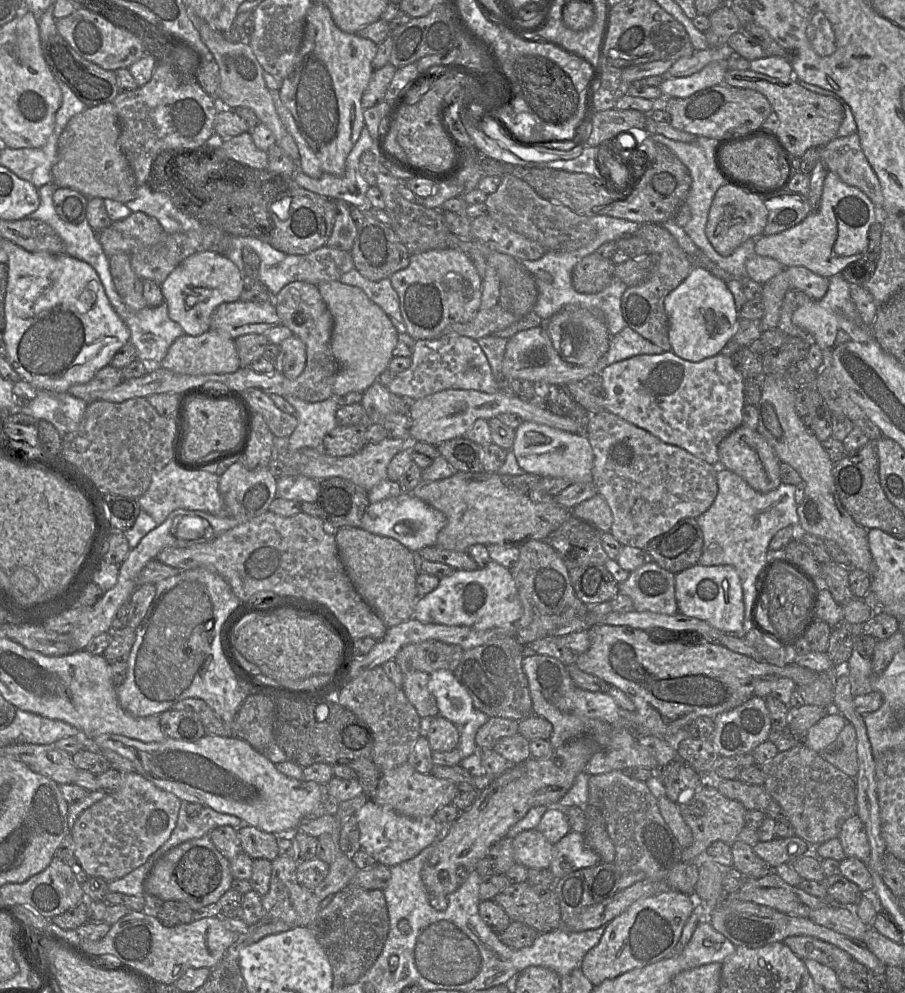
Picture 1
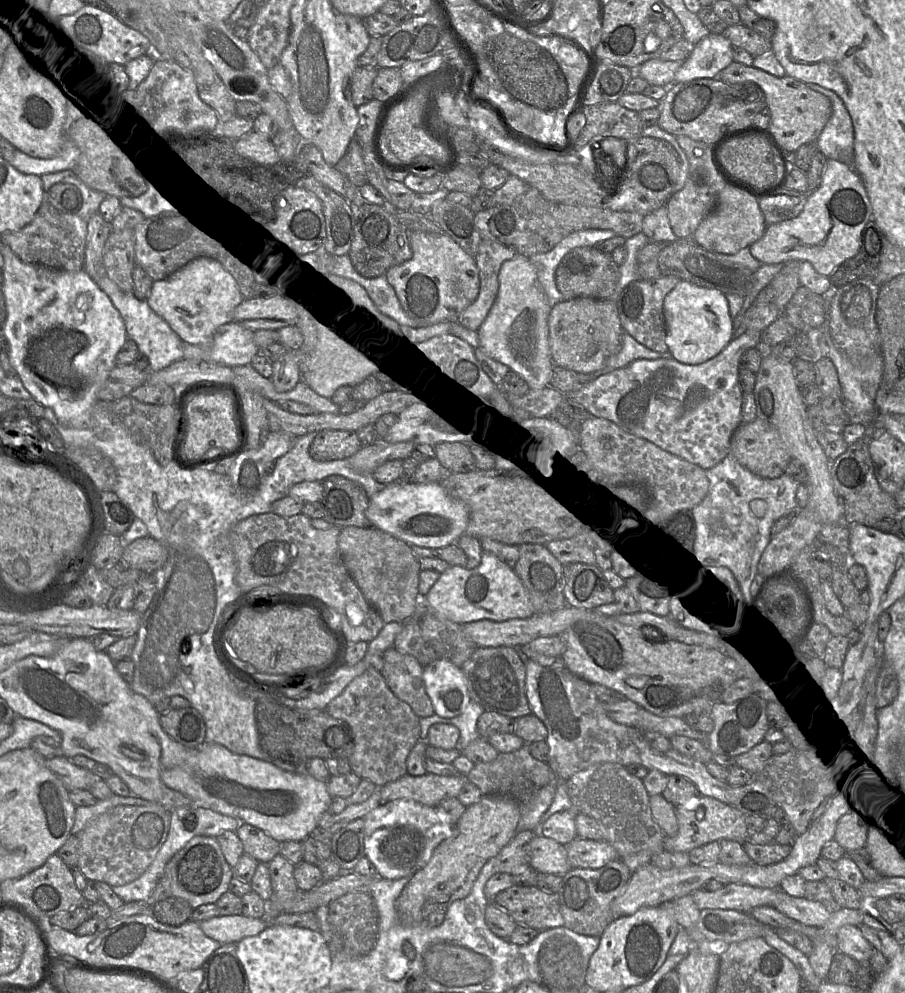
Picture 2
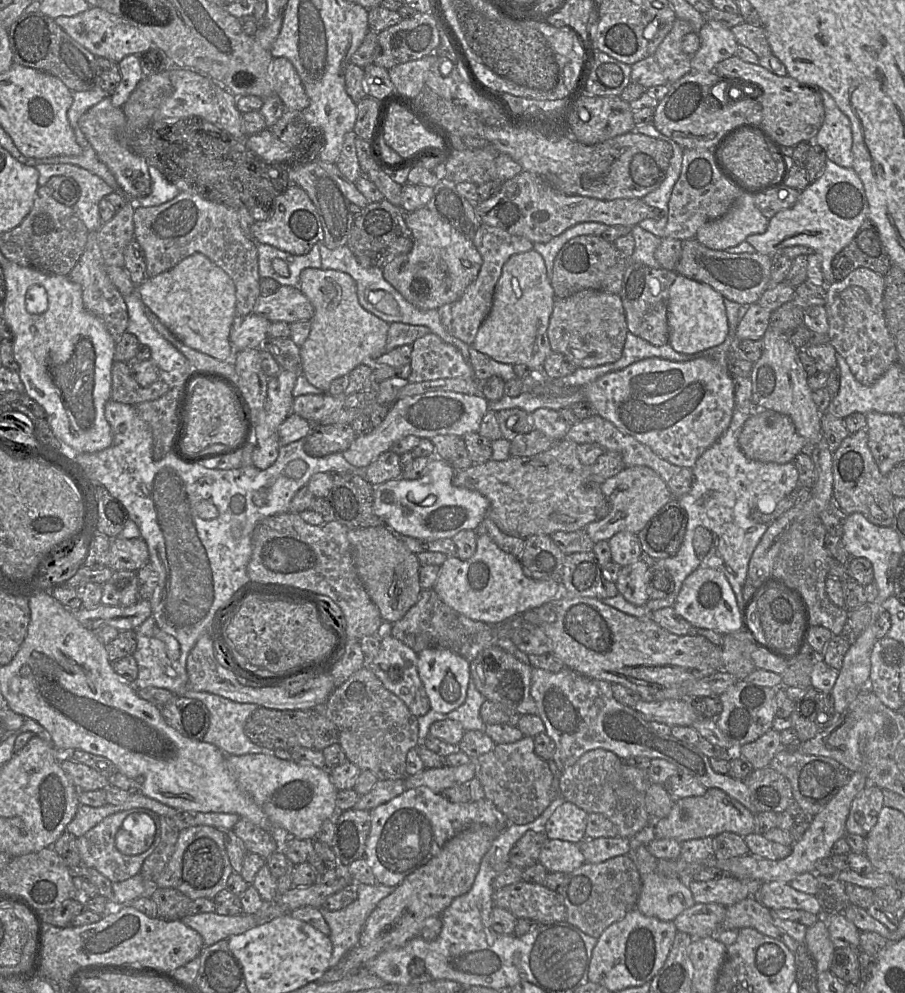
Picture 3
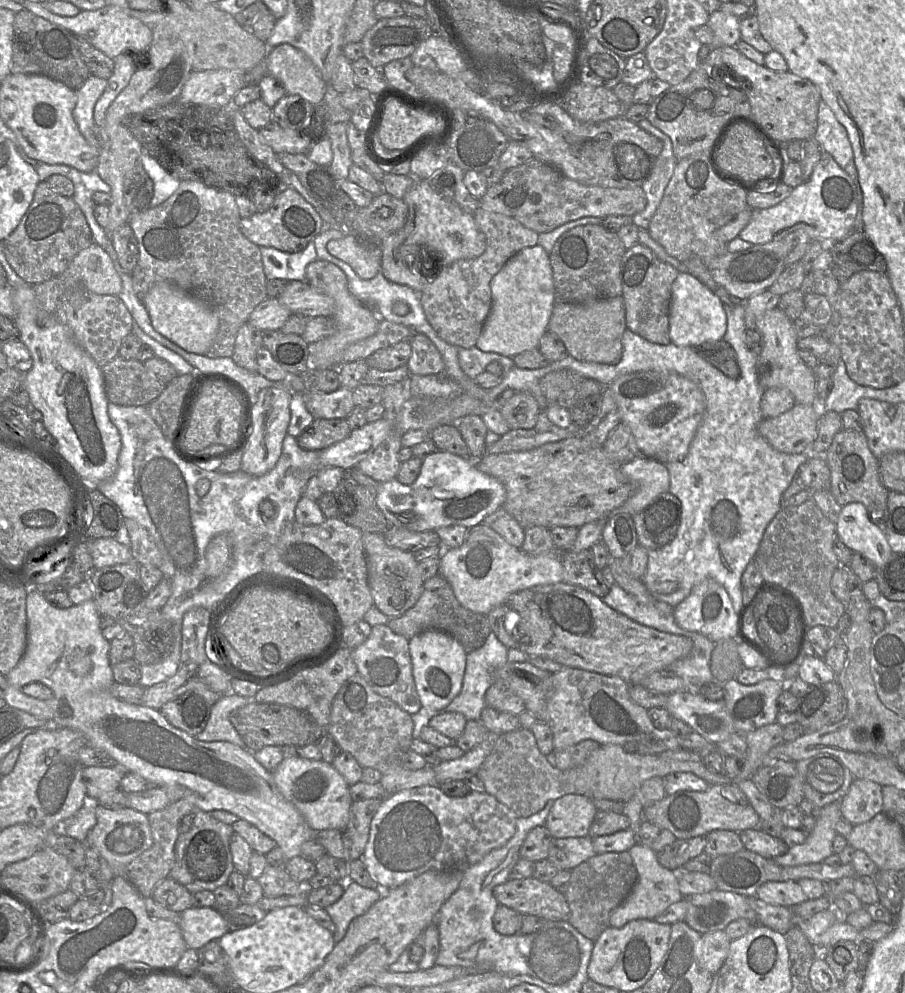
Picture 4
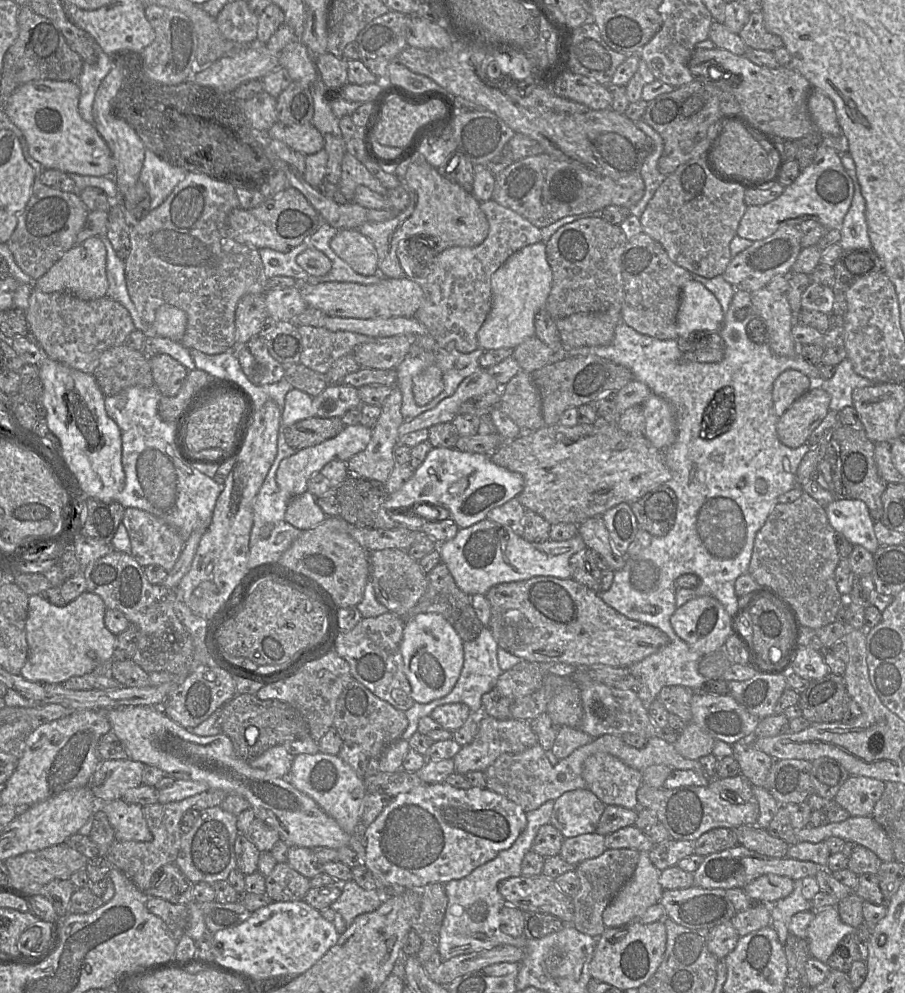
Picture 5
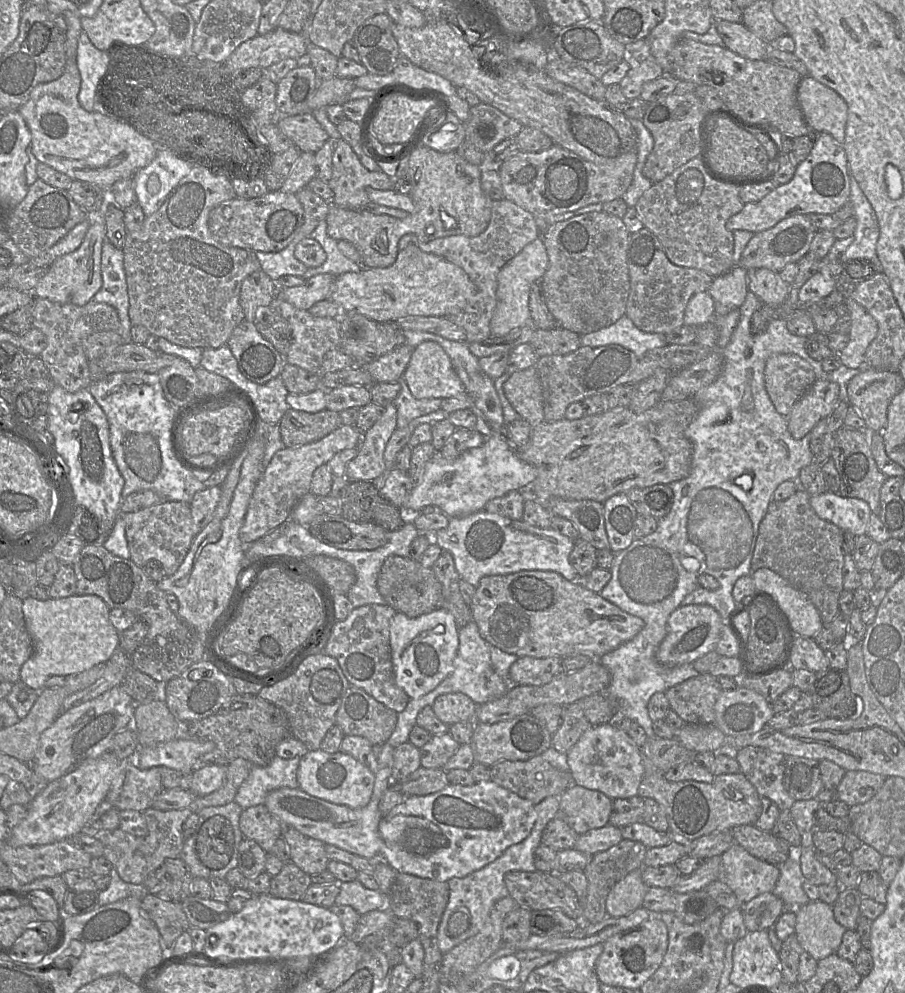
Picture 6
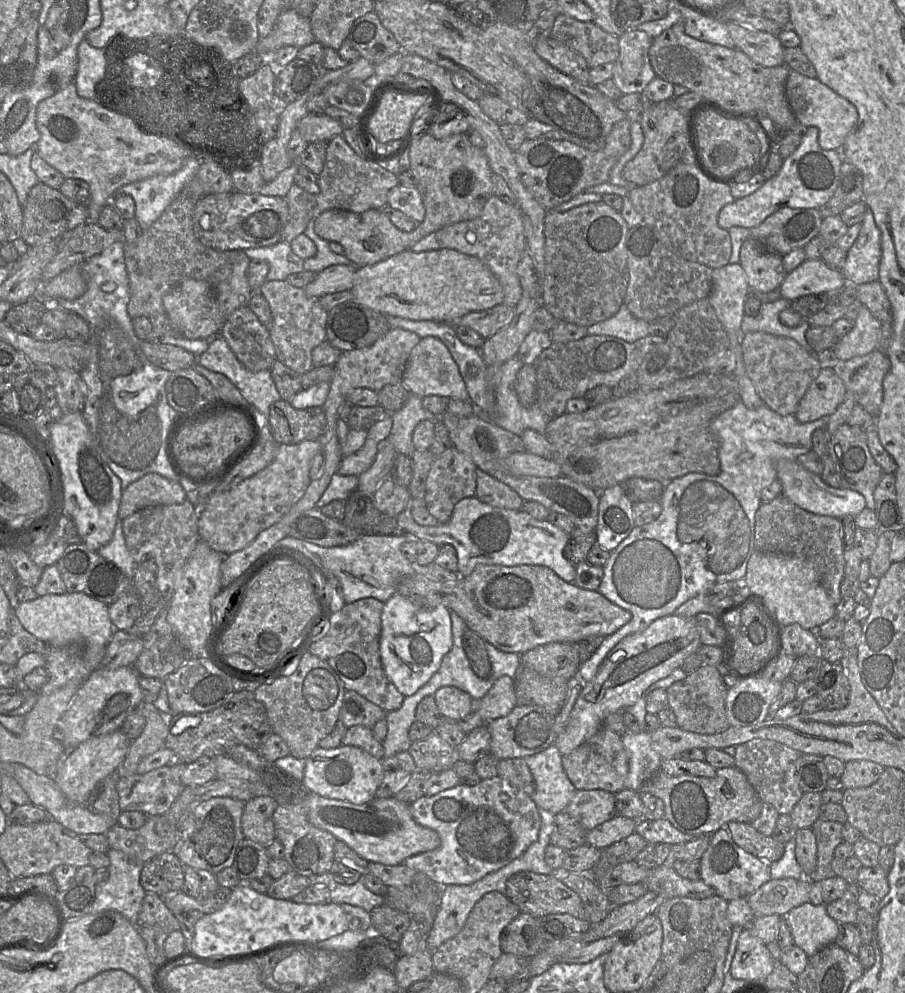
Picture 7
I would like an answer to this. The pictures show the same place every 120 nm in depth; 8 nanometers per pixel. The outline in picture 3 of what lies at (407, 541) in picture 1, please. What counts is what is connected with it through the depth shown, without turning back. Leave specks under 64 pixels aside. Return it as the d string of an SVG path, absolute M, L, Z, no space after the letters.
M435 456L426 468L426 474L416 480L407 480L402 477L386 481L374 486L374 513L383 519L398 536L410 536L420 540L438 540L453 538L462 530L476 530L486 517L489 500L477 491L452 484L452 477L456 471L444 460Z

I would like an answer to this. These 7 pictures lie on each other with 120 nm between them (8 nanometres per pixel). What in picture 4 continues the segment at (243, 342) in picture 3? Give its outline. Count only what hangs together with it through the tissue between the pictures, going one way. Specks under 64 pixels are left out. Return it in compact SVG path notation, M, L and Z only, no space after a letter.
M267 297L248 317L247 323L260 331L280 330L292 315L275 297Z

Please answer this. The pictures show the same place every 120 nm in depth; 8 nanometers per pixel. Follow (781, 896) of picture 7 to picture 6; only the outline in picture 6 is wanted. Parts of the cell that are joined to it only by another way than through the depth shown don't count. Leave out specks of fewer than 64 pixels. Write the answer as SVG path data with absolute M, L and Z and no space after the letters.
M773 892L763 893L741 906L747 931L768 930L784 912L784 903Z

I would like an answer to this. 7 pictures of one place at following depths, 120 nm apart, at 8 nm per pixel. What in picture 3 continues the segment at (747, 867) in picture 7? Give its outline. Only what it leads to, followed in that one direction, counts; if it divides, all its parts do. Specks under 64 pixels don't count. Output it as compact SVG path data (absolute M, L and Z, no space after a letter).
M777 881L764 882L756 895L750 897L756 898L757 901L770 910L794 909L804 910L816 915L822 914L821 906L814 895L800 892L788 883Z

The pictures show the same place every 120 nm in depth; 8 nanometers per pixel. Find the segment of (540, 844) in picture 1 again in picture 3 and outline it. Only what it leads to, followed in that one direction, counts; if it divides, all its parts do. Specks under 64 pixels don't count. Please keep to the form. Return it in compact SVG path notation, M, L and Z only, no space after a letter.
M548 839L540 851L539 863L549 872L568 874L586 861L578 843Z

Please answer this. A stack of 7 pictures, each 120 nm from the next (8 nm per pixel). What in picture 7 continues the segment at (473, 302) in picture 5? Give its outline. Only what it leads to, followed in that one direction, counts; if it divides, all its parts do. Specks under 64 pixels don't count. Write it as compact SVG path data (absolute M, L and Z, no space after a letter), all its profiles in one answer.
M492 195L485 203L481 214L471 220L445 226L423 237L411 248L414 252L438 249L454 249L480 259L497 277L504 290L503 304L517 306L521 296L517 267L526 250L526 237L519 208L514 204L501 201Z

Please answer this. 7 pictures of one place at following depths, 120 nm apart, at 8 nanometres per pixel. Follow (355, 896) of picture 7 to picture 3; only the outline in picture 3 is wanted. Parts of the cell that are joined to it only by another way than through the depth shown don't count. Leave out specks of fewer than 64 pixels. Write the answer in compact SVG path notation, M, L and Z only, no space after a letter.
M355 883L357 898L347 907L329 911L320 909L330 927L329 938L332 942L332 957L329 966L334 967L359 942L365 922L378 903L391 894L395 887L382 884L368 885Z

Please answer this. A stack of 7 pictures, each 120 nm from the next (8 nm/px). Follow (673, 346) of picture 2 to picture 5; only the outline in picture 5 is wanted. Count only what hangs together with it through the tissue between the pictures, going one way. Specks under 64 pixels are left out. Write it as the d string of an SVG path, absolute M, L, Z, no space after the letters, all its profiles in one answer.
M690 280L684 285L677 315L678 336L693 331L719 332L724 318L718 300L700 282Z

